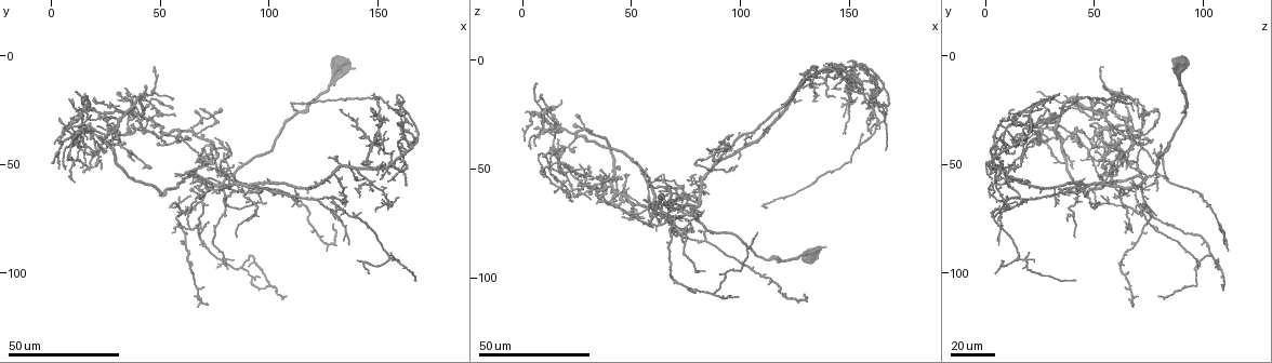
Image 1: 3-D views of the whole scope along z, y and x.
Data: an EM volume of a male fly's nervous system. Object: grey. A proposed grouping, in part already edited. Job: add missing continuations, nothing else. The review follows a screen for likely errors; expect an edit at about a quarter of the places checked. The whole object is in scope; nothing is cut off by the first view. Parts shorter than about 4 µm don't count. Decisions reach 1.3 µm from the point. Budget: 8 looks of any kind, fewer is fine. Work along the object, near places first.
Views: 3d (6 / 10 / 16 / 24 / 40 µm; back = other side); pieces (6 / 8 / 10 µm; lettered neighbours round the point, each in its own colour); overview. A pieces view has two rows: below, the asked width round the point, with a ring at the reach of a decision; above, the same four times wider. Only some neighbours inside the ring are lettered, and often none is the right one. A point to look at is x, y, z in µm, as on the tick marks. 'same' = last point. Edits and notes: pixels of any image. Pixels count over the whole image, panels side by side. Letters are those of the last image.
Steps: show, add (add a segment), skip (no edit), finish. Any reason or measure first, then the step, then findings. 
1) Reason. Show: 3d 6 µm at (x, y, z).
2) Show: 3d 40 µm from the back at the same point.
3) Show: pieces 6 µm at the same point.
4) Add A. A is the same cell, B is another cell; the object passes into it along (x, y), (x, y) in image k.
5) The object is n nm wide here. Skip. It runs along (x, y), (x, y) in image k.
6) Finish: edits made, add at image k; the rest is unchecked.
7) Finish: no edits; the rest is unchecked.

Branch stops here. Show: 3d 40 µm at (30, 21, 55).

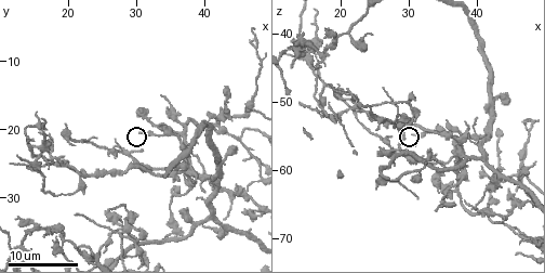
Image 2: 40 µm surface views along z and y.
Show: pieces 6 µm at (30.5, 20.5, 54.5).

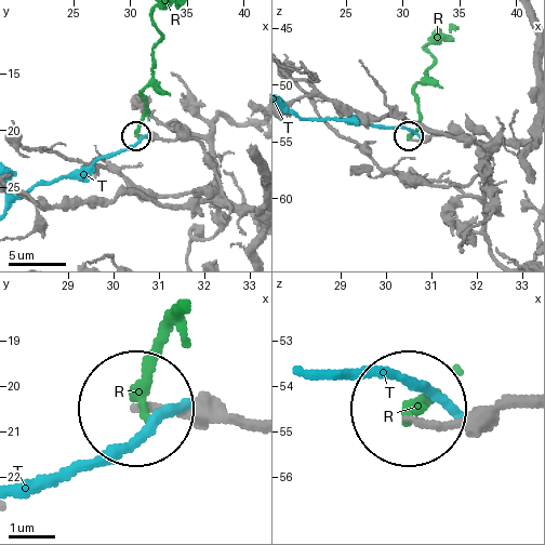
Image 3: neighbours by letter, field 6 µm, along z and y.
Skip. R and T are other cells; it runs along (523, 393), (429, 427), (411, 420) in image 3; no lettered segment goes on from it.

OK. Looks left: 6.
An open end. Show: 3d 40 µm at (57, 70, 50).

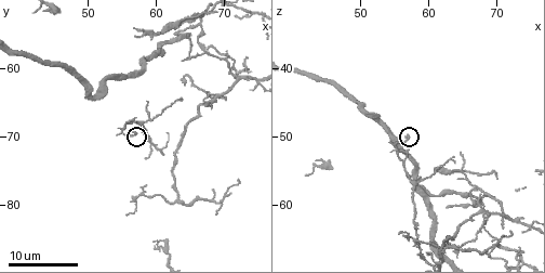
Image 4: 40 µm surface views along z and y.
Show: pieces 6 µm at (57.0, 69.5, 50.0).

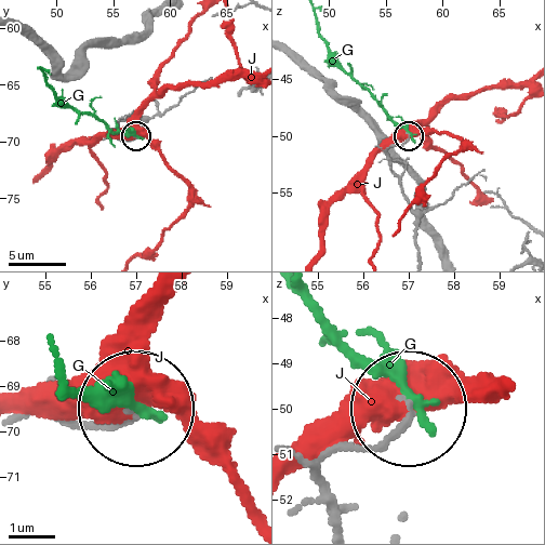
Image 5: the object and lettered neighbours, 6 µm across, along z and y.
Skip. G and J are other cells; it runs along (417, 253), (415, 215), (387, 154), (389, 148), (409, 137) in image 5; none of them fits.

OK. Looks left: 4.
Show: 3d 24 µm at (147, 99, 4).

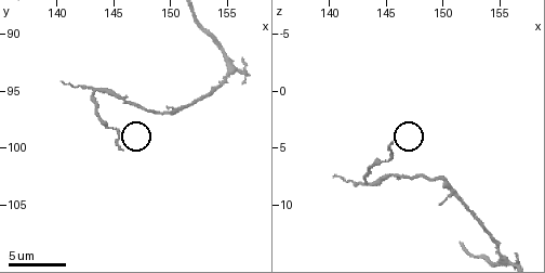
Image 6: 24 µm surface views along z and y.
Show: pieces 8 µm at (145.6, 100.0, 4.4).

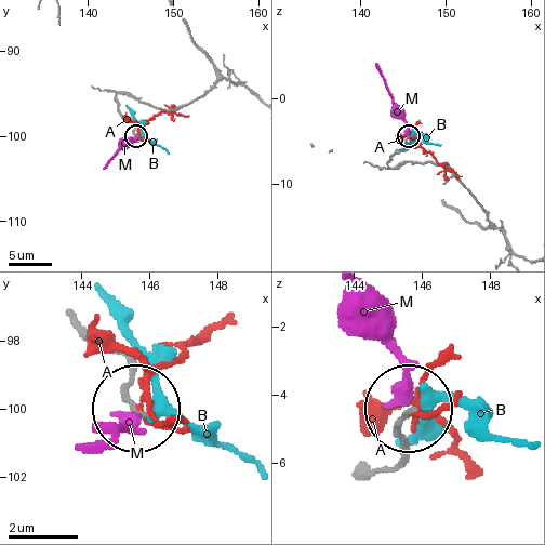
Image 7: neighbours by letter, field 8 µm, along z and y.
Skip. A, B and M are other cells; it runs along (375, 475), (399, 454), (408, 414) in image 7; none of them fits.

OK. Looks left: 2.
Show: 3d 40 µm at (130, 78, 108).

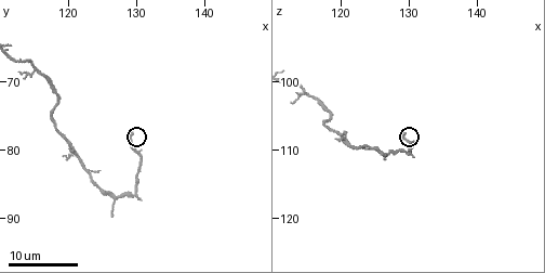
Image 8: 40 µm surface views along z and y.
Show: pieces 8 µm at (129.5, 77.5, 107.5).

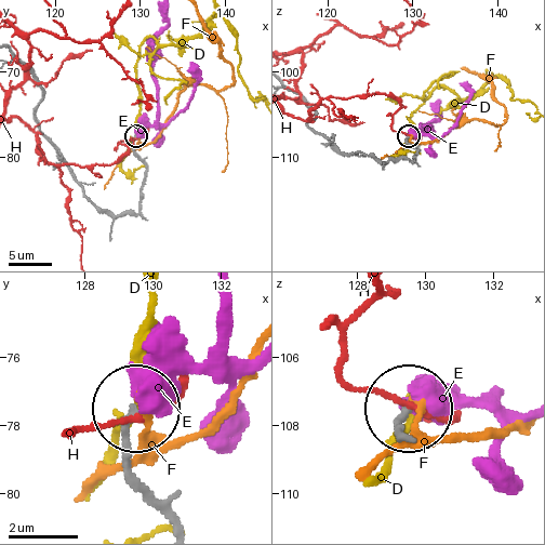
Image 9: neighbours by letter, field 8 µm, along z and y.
The object is 210 nm wide here. Skip. D, E, F and H are other cells; it runs along (87, 195), (117, 216), (137, 212), (145, 163), (135, 136) in image 9; no lettered segment goes on from it.

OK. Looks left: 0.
Finish: no edits; the rest is unchecked.

